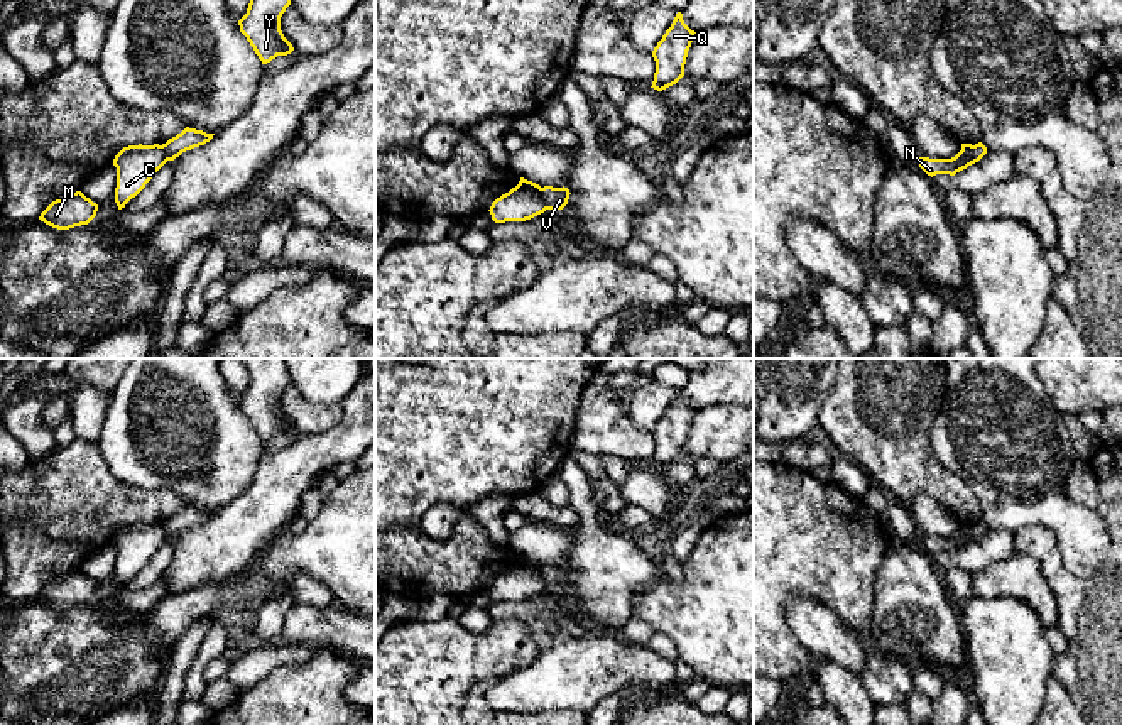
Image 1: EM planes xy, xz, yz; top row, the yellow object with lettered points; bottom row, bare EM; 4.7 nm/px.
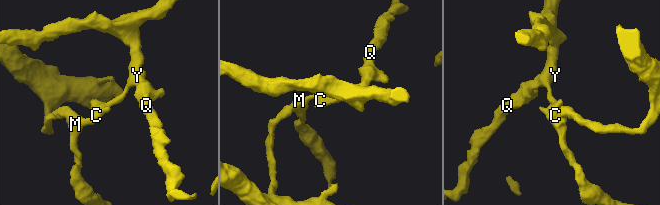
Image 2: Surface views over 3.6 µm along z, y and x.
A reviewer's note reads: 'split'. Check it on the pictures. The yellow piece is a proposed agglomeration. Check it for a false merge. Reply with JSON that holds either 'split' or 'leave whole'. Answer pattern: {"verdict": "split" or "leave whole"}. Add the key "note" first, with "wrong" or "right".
{"note": "right", "verdict": "split"}

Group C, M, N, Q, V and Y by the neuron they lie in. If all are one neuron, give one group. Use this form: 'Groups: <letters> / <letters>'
Groups: C M N / Q V Y

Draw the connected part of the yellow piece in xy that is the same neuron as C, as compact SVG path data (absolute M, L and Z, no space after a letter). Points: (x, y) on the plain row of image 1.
M159 522L123 526L113 537L117 546L115 581L118 588L125 586L167 539Z

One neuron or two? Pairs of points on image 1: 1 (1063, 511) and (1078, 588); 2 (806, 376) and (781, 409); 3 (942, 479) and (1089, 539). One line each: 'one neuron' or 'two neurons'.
1: two neurons
2: one neuron
3: two neurons

